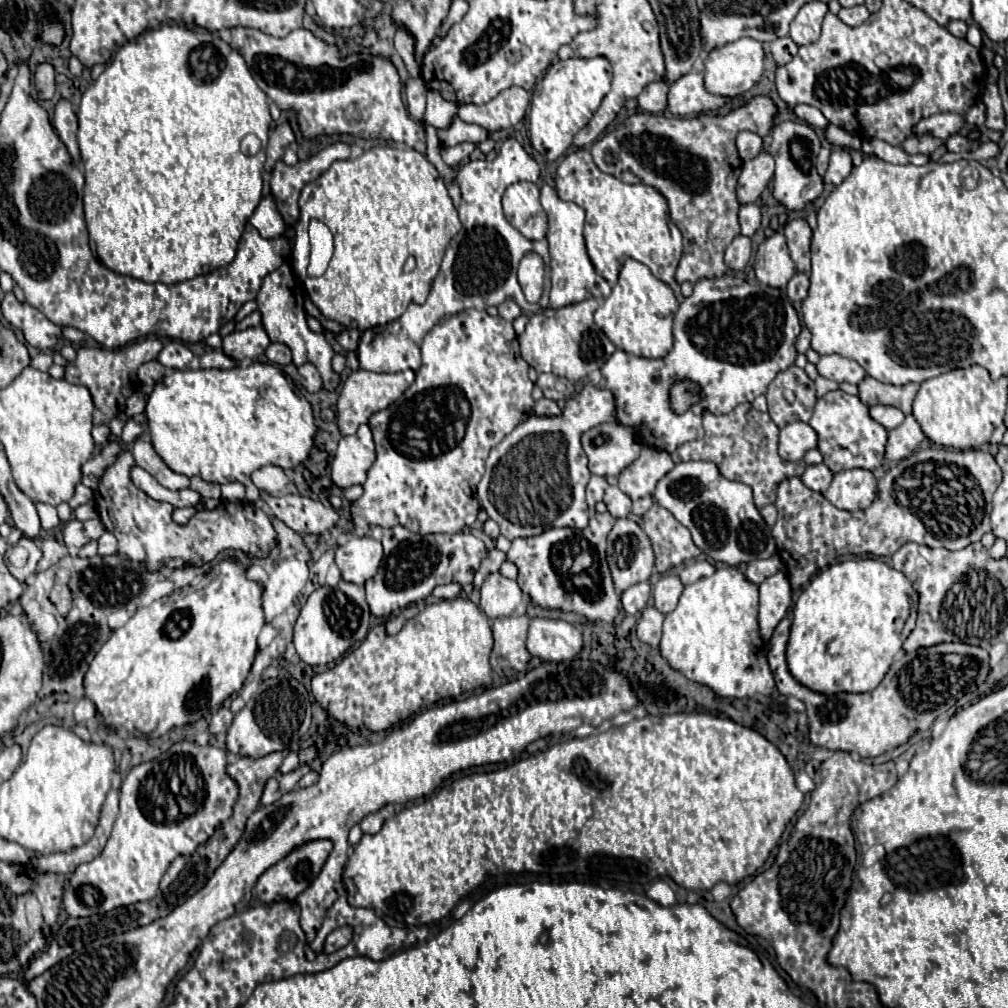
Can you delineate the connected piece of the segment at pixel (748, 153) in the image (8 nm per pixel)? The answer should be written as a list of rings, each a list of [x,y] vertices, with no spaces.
[[[740,132],[736,138],[736,146],[738,146],[740,158],[746,162],[758,156],[758,152],[762,150],[762,138],[754,132]]]

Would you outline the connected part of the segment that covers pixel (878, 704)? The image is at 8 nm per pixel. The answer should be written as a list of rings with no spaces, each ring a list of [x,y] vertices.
[[[784,618],[778,624],[778,628],[774,630],[772,638],[770,638],[768,662],[770,662],[772,674],[776,676],[776,684],[778,684],[780,692],[782,694],[792,694],[806,704],[808,726],[810,726],[810,742],[814,746],[822,746],[822,748],[828,748],[828,750],[846,750],[846,752],[854,750],[862,758],[890,752],[896,746],[904,744],[916,730],[928,730],[938,714],[942,714],[942,712],[946,712],[948,708],[954,706],[954,700],[960,700],[966,692],[974,692],[986,680],[988,670],[990,670],[988,652],[984,648],[962,644],[962,642],[960,644],[936,644],[936,646],[930,646],[930,648],[918,648],[916,652],[904,652],[904,654],[896,656],[888,674],[884,676],[884,680],[872,692],[864,692],[864,694],[840,692],[840,694],[832,694],[832,702],[830,702],[830,696],[814,692],[806,686],[800,686],[794,680],[794,676],[790,674],[790,670],[786,668],[784,652],[786,652],[788,636],[790,636],[790,618]]]

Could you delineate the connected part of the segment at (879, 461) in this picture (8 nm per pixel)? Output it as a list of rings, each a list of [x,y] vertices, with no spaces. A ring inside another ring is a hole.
[[[842,390],[828,392],[822,396],[812,412],[808,422],[818,434],[818,450],[824,456],[824,464],[836,474],[850,468],[866,468],[876,470],[884,464],[886,458],[886,440],[888,432],[870,418],[868,406],[860,402],[858,396],[850,396]]]

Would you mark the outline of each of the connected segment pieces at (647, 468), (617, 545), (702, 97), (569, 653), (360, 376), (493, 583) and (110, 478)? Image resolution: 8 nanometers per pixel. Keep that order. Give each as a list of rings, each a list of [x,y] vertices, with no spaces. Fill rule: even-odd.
[[[644,446],[640,456],[620,474],[618,486],[632,500],[650,496],[662,476],[674,468],[674,462],[666,450]]]
[[[630,518],[616,520],[614,528],[608,534],[606,560],[618,594],[650,578],[654,570],[654,550],[640,524]]]
[[[702,72],[684,74],[670,86],[668,112],[674,116],[700,116],[712,114],[728,104],[728,98],[706,92],[702,84]]]
[[[532,618],[526,648],[546,662],[572,660],[582,650],[582,634],[566,620]]]
[[[356,370],[348,376],[344,382],[344,388],[338,398],[338,426],[342,434],[354,434],[362,422],[368,422],[372,414],[388,408],[392,402],[396,402],[404,390],[408,388],[408,382],[402,376],[402,372],[396,374],[376,374],[368,370]]]
[[[492,572],[486,576],[480,590],[480,608],[488,614],[488,618],[512,616],[514,610],[526,612],[522,602],[522,590],[516,580],[504,578],[500,572]]]
[[[120,452],[116,462],[108,466],[98,482],[98,494],[106,502],[110,532],[118,538],[118,554],[128,556],[130,560],[144,562],[150,570],[178,568],[184,562],[204,564],[218,556],[222,550],[244,550],[250,556],[266,556],[274,546],[274,528],[266,512],[256,508],[250,502],[242,504],[218,504],[214,510],[196,512],[188,524],[178,526],[172,520],[172,506],[156,502],[140,492],[130,480],[130,466],[134,458],[130,452]]]

